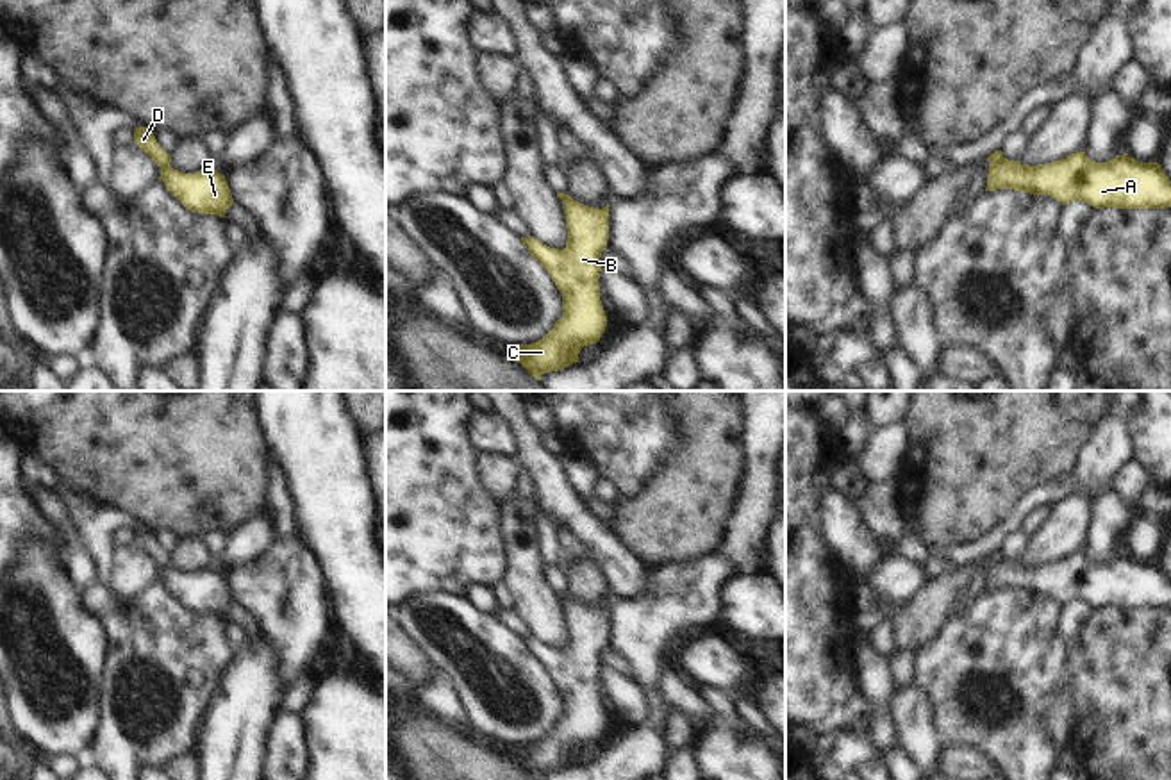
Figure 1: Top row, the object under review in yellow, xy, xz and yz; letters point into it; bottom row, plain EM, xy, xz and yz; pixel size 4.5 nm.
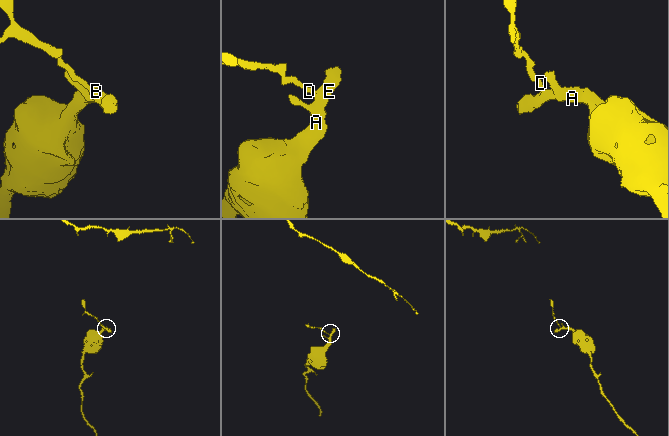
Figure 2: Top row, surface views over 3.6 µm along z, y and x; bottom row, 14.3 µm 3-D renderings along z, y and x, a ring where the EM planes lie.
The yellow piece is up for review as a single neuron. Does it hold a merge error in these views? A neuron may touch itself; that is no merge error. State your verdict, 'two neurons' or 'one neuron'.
two neurons

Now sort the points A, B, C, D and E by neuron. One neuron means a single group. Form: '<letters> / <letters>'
A B C E / D

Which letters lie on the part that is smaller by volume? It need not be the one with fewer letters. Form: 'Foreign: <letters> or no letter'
Foreign: D

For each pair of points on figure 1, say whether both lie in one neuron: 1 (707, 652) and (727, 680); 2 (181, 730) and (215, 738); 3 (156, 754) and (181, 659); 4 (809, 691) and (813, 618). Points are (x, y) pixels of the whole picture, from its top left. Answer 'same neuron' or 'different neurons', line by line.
1: same neuron
2: different neurons
3: same neuron
4: same neuron

